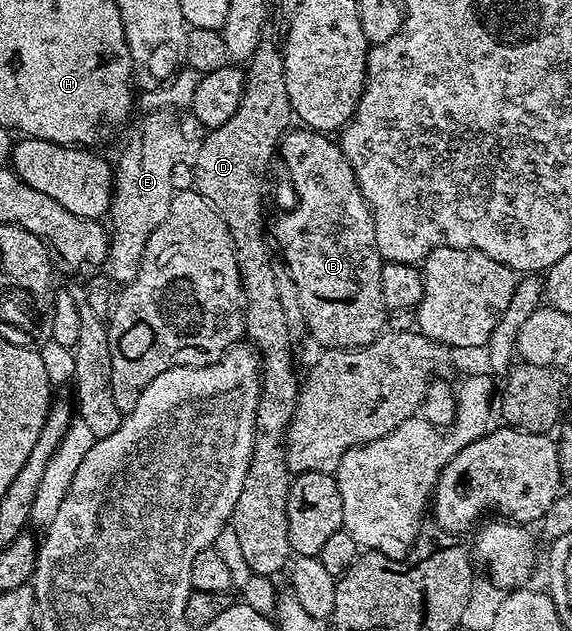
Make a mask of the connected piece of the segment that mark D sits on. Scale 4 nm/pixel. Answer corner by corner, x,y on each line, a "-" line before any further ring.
280,49
270,54
258,53
249,59
244,67
245,91
239,100
239,108
235,108
235,116
227,120
219,128
208,131
197,150
197,159
193,162
192,189
201,194
219,212
219,220
227,224
227,232
231,232
231,244
235,248
235,264
239,268
239,280
245,297
245,333
257,357
261,359
261,391
259,404
255,412
255,436
251,464
247,468
247,476
243,476
243,489
239,492
239,500
235,500
231,527
240,541
241,551
252,572
262,576
276,576
281,569
286,569
291,558
289,541
287,540
287,496
291,471
285,460
285,433
293,419
295,404
299,393
299,374
293,371
293,337
294,331
287,324
287,315
279,301
279,292
275,285
273,262
269,258
267,241
267,222
261,211
261,185
265,182
265,173
269,170
269,161
275,158
279,143
290,129
291,111
287,96
287,80
285,79
285,59

